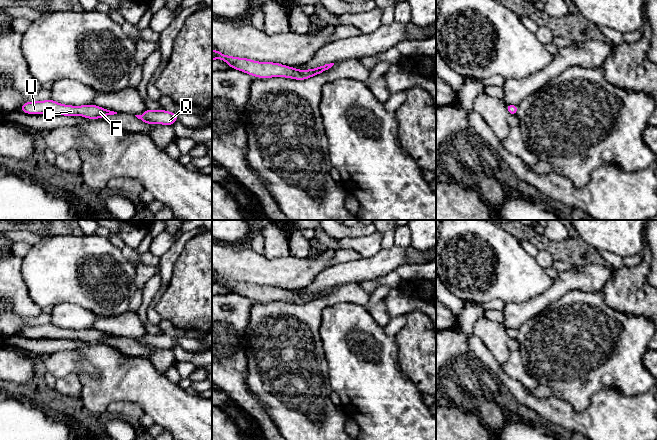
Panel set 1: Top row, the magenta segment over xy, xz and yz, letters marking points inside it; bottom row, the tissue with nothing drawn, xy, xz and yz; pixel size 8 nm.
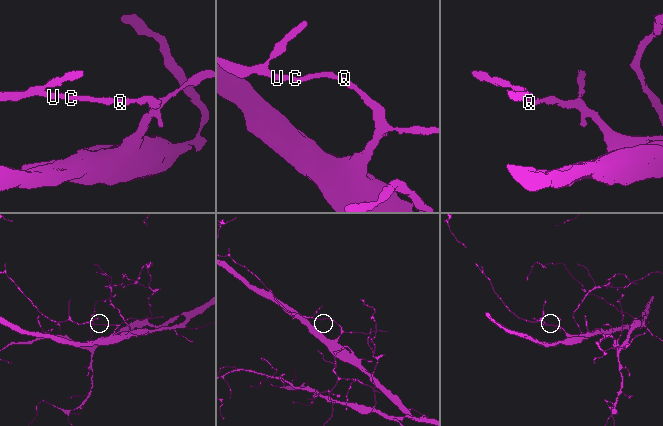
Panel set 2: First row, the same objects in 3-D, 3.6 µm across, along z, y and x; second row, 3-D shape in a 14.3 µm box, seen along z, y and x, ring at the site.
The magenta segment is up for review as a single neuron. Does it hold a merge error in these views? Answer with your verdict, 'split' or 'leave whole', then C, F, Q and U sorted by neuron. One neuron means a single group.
leave whole; groups C F Q U

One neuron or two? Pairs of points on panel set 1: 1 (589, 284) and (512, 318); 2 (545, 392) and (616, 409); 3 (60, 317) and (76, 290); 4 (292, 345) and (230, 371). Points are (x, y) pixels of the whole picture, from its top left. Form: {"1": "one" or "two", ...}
{"1": "one", "2": "two", "3": "two", "4": "two"}

